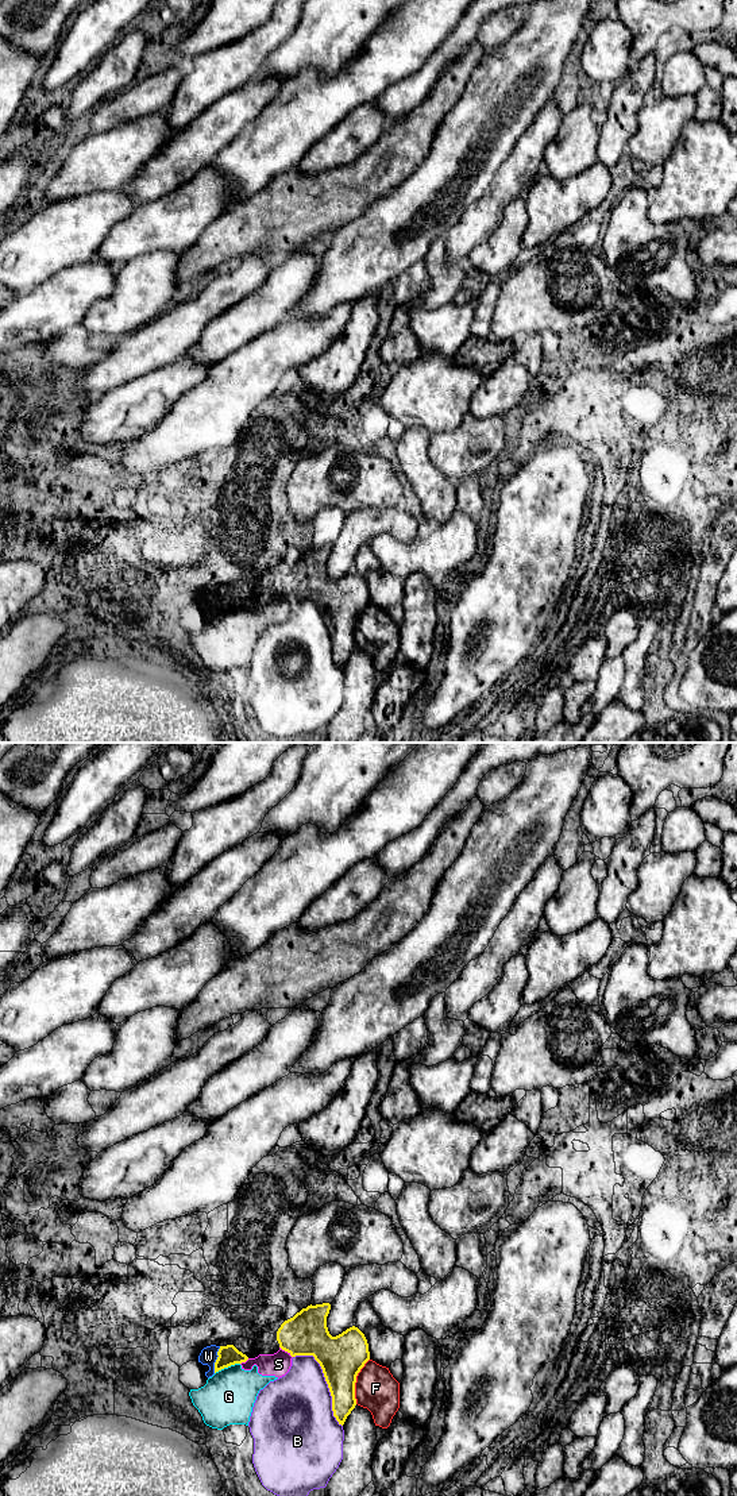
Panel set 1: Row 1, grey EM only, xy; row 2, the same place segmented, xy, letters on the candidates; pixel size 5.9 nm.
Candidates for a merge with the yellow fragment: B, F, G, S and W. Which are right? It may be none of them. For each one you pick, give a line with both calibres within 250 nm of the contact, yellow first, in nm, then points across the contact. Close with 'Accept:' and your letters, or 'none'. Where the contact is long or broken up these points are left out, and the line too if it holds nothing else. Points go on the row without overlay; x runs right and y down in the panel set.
W: Thickness 120 nm (yellow) against 110 nm. Path across: xy (228, 598), (216, 604), (208, 600)
Accept: W

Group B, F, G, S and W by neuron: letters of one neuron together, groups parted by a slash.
B / F / G S / W

